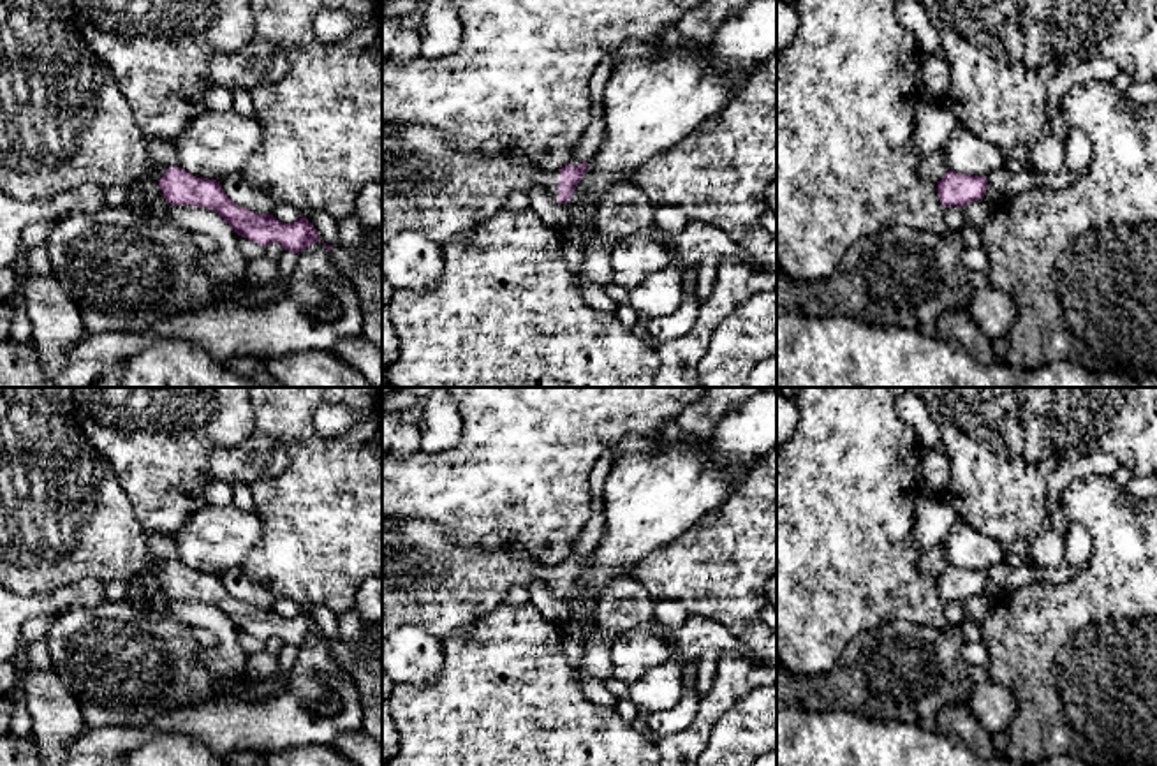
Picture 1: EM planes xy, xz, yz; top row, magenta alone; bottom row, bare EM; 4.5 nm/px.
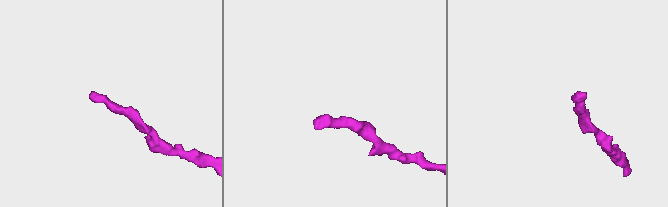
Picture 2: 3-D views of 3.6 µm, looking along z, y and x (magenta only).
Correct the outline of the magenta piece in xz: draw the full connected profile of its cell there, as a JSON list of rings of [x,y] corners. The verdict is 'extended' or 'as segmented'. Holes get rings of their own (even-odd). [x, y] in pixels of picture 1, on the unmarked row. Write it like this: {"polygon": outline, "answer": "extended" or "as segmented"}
{"polygon": [[[382,521],[382,641],[403,625],[419,625],[440,641],[454,630],[468,629],[490,615],[512,586],[528,586],[541,579],[567,599],[586,567],[588,556],[542,565],[532,558],[518,558],[504,546],[460,544],[438,523]]], "answer": "extended"}

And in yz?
{"polygon": [[[951,565],[937,576],[939,593],[944,602],[965,602],[969,597],[983,593],[986,581],[986,571],[970,571]]], "answer": "as segmented"}

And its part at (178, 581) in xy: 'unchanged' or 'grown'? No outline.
grown

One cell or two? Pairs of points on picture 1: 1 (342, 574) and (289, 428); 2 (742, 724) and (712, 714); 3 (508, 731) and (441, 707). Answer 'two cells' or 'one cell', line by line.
1: one cell
2: two cells
3: one cell

